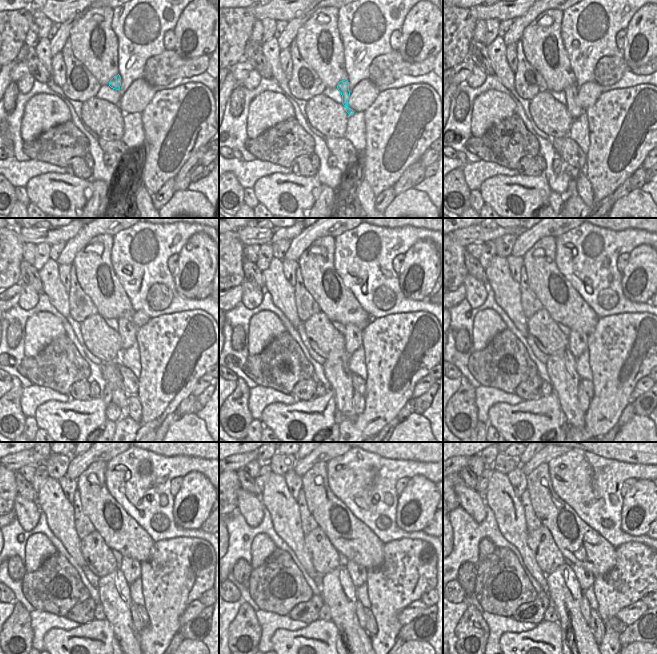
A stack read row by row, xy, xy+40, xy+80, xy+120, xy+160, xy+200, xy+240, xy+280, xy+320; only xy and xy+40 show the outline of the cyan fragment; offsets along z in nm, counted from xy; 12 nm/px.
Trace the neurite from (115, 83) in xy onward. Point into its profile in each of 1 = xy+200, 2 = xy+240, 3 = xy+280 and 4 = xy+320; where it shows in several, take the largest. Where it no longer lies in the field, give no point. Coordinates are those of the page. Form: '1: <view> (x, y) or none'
1: xy+200 (577, 342)
2: xy+240 (131, 568)
3: xy+280 (358, 573)
4: xy+320 (585, 578)

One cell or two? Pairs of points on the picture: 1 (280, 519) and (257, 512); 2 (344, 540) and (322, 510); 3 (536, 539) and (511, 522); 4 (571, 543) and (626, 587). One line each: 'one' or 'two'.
1: two
2: one
3: two
4: two

